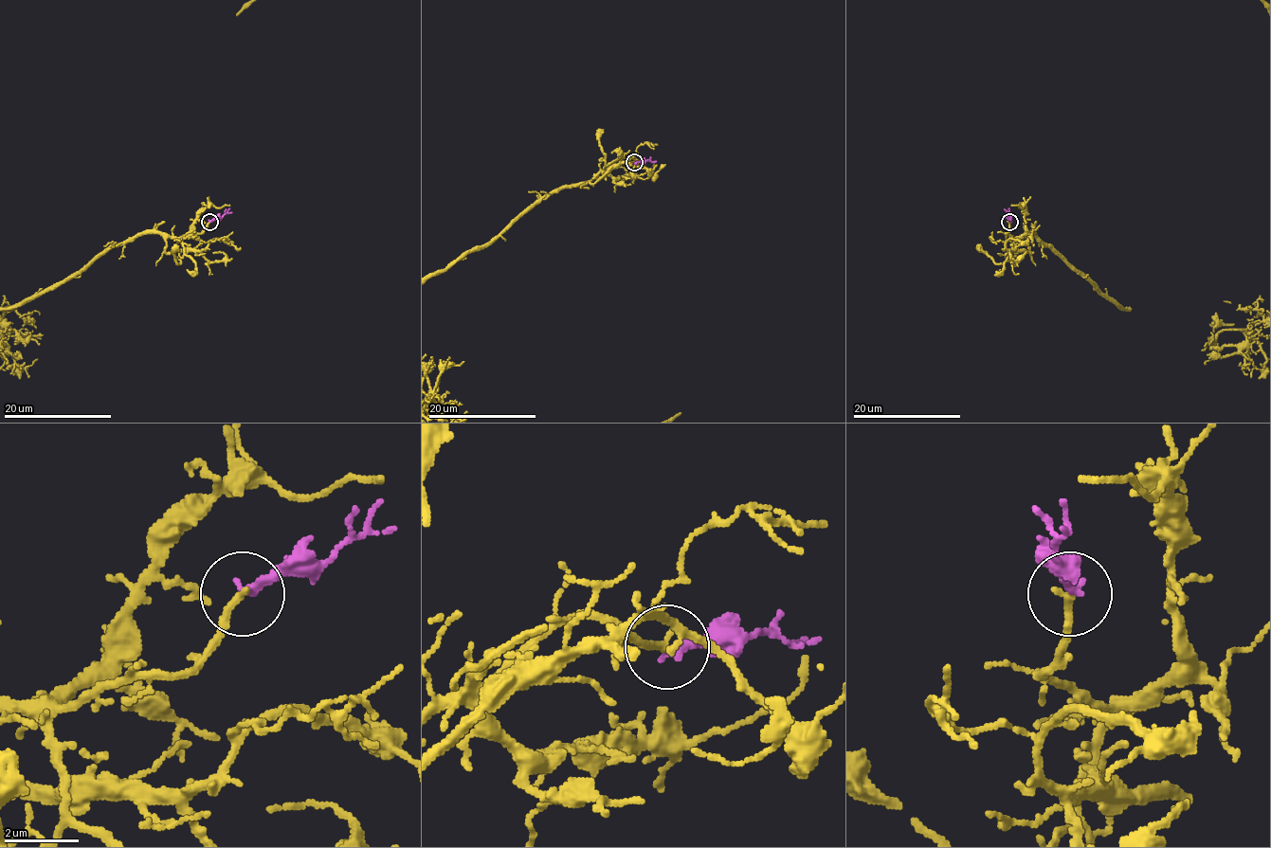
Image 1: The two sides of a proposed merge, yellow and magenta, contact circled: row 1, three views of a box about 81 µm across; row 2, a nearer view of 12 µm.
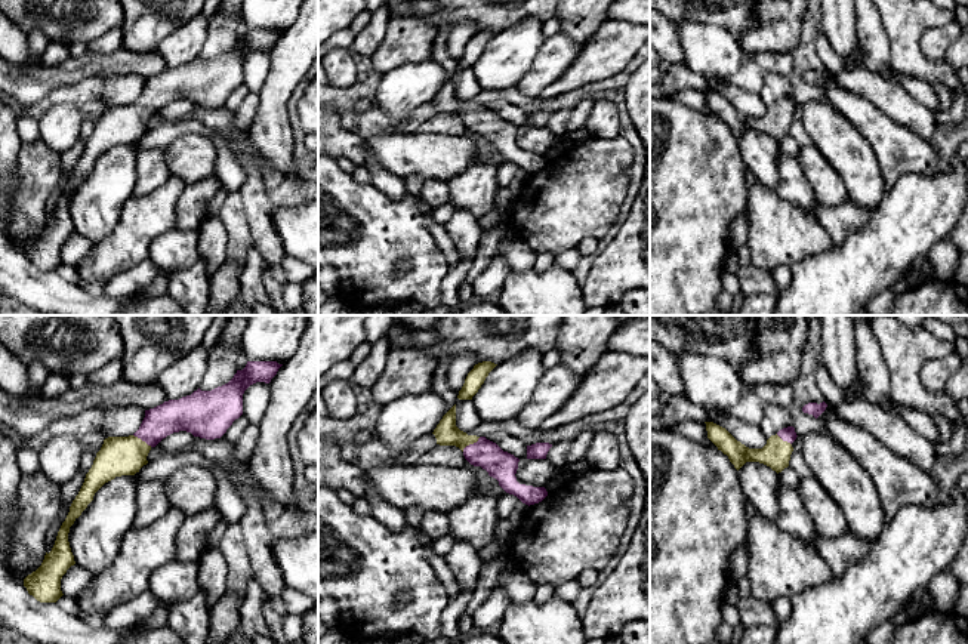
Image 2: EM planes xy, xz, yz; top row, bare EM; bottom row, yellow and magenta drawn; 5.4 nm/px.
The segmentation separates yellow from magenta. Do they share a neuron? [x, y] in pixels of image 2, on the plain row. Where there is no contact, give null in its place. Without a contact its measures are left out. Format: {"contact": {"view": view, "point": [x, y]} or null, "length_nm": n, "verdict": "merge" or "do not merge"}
{"contact": {"view": "xz", "point": [471, 111]}, "length_nm": 130, "verdict": "merge"}

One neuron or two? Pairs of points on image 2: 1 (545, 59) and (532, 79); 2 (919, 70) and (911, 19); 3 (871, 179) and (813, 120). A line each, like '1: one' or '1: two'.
1: one
2: one
3: one

